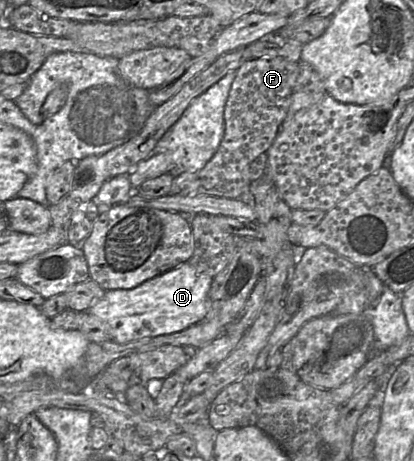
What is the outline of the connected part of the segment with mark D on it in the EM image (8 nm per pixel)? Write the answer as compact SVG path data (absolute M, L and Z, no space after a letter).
M182 263L157 275L132 289L106 290L104 296L96 301L88 312L104 320L109 326L111 340L127 343L146 337L155 337L180 332L202 321L209 310L208 293L213 277L200 272L190 263Z

